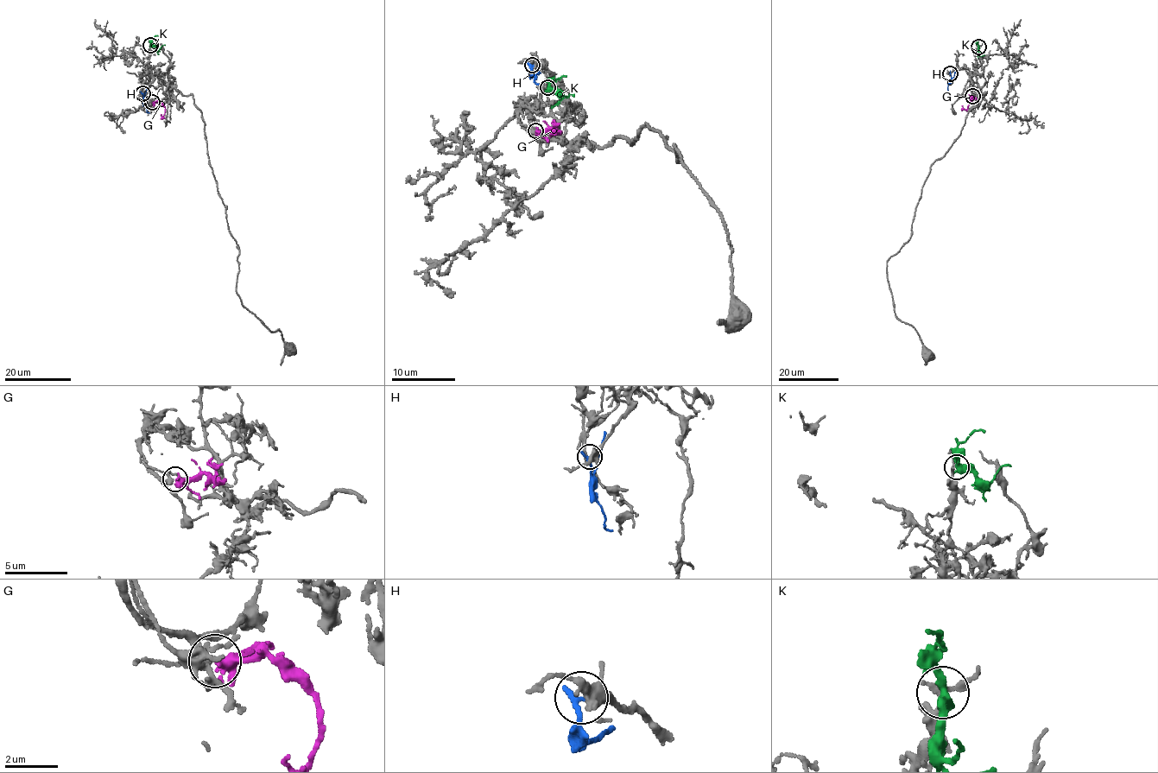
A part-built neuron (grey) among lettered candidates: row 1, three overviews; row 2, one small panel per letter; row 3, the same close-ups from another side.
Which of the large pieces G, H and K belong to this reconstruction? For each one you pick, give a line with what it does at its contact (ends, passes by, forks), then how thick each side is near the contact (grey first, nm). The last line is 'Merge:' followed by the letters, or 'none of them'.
G: it passes by; calibres 240 and 400 nm
Merge: G

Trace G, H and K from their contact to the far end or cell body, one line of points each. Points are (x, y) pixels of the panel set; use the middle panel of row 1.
G: (536, 130), (560, 131), (559, 134), (554, 132), (554, 120)
H: (531, 65), (530, 77), (535, 74), (534, 79), (538, 84)
K: (547, 87), (553, 88), (561, 96), (561, 100), (551, 108)

